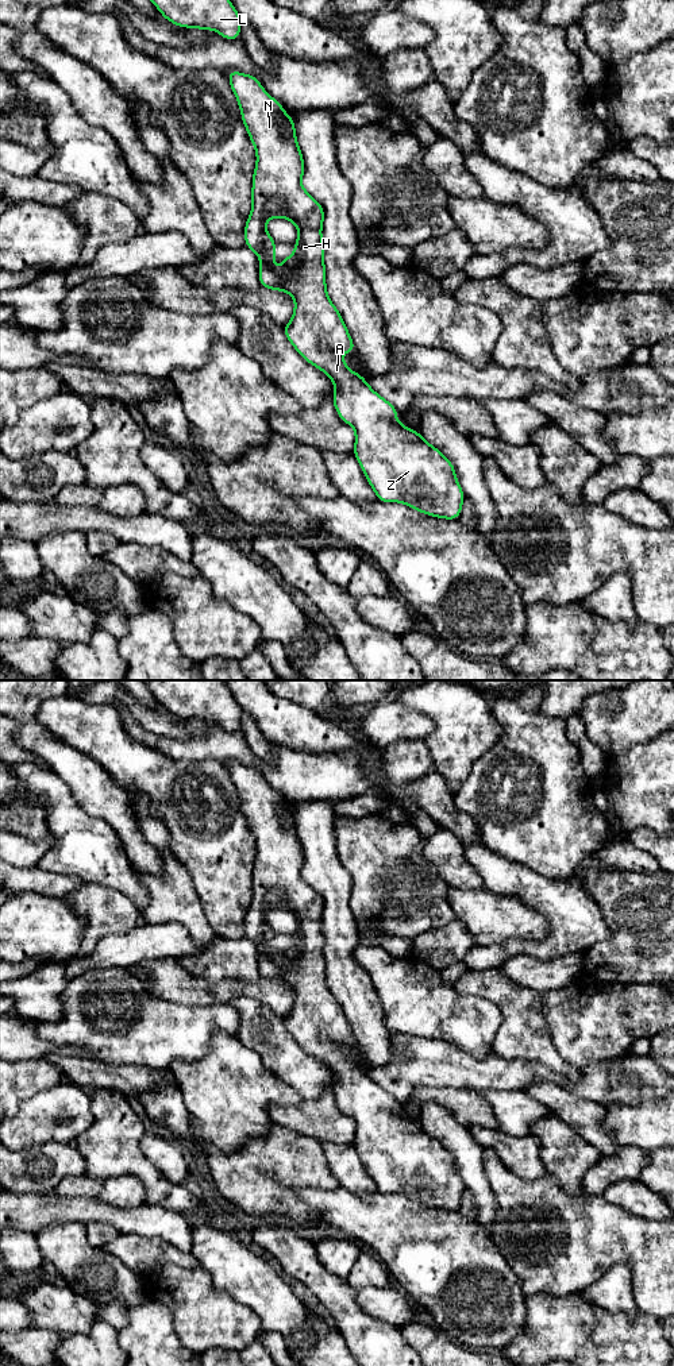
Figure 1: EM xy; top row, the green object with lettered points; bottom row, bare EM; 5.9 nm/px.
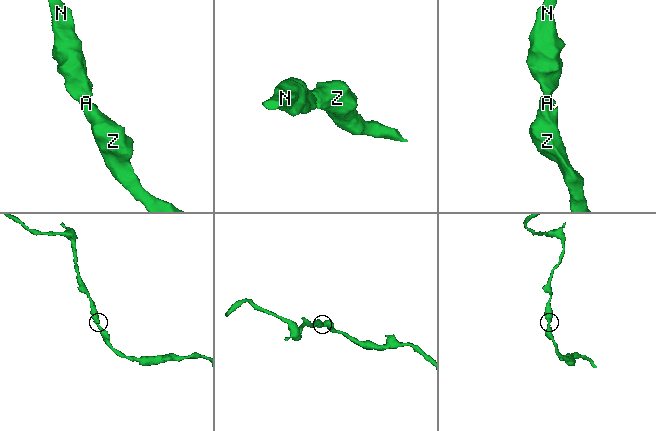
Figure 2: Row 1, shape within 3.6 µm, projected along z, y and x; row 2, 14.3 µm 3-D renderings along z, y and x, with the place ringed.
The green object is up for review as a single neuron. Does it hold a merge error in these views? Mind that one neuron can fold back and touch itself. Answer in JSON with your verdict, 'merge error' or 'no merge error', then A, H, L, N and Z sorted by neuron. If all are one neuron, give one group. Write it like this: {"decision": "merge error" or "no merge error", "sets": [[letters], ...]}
{"decision": "no merge error", "sets": [["A", "H", "L", "N", "Z"]]}

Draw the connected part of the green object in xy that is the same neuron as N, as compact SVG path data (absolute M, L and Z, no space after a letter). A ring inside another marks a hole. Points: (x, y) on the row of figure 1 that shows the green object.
M236 70L227 74L236 96L250 140L257 153L253 175L253 207L244 225L244 243L259 258L261 286L289 293L294 298L292 320L284 327L286 339L309 364L320 368L334 382L334 406L342 421L355 431L354 456L357 458L377 499L382 502L401 502L416 512L432 517L455 520L461 514L465 494L455 476L454 464L442 452L427 443L420 432L407 428L397 418L397 409L377 394L361 374L351 371L342 354L355 351L346 324L330 301L326 286L324 244L321 227L323 207L301 186L304 159L293 117L274 100L250 74ZM269 219L290 220L299 229L294 252L281 259L282 269L274 269L274 250L277 243L266 231Z

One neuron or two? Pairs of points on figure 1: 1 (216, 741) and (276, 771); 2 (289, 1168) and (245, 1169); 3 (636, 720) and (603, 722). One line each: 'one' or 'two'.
1: one
2: one
3: one

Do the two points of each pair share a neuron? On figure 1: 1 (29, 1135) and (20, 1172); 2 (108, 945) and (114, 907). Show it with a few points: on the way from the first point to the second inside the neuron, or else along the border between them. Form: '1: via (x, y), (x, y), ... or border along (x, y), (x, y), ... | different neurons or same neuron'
1: border along (57, 1141), (30, 1145), (14, 1152) | different neurons
2: border along (139, 921), (128, 930), (107, 933), (88, 956) | different neurons

